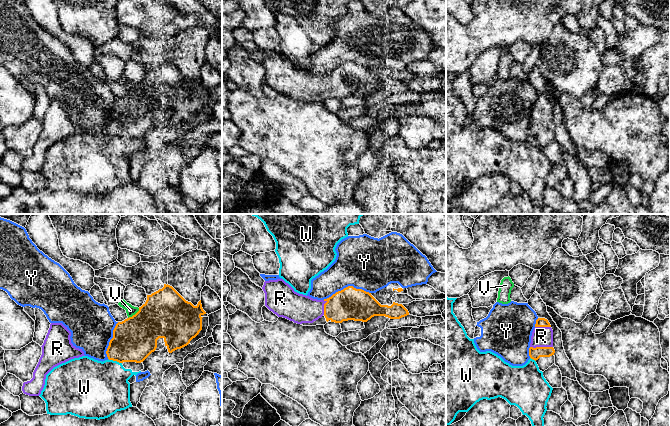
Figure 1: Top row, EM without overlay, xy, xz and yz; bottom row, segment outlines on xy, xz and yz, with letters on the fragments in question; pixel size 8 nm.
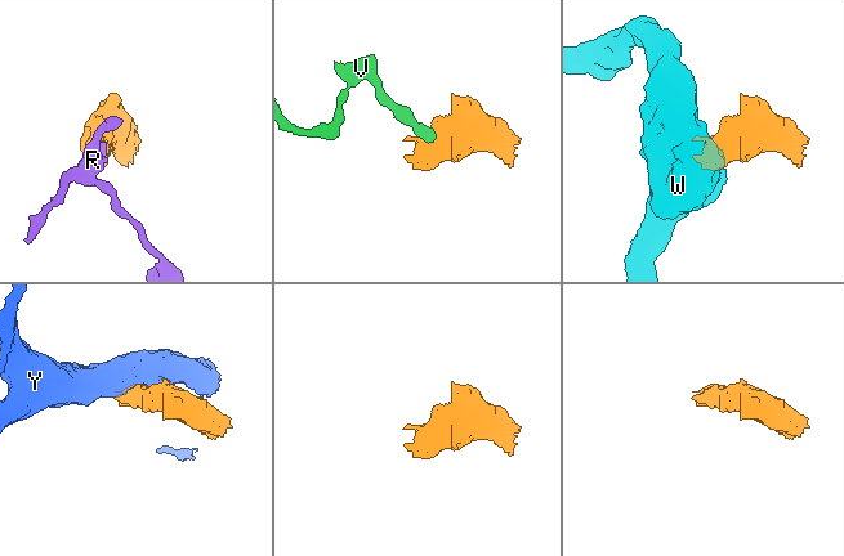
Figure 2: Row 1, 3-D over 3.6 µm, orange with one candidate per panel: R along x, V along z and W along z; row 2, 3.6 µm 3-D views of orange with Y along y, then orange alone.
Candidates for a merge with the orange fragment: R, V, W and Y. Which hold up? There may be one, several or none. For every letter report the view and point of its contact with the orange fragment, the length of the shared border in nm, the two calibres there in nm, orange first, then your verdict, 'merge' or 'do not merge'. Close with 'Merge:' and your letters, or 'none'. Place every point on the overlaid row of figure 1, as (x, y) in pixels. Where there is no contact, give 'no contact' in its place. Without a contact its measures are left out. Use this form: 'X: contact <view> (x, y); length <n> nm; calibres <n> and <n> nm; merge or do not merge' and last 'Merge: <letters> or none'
R: contact yz (541, 347); length 180 nm; calibres 100 and 160 nm; merge
V: contact xy (135, 314); length 130 nm; calibres 380 and 80 nm; do not merge
W: contact xy (115, 360); length 120 nm; calibres 360 and 440 nm; do not merge
Y: contact xz (346, 287); length 380 nm; calibres 260 and 420 nm; do not merge
Merge: R

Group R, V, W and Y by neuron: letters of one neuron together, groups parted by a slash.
R / V / W / Y

